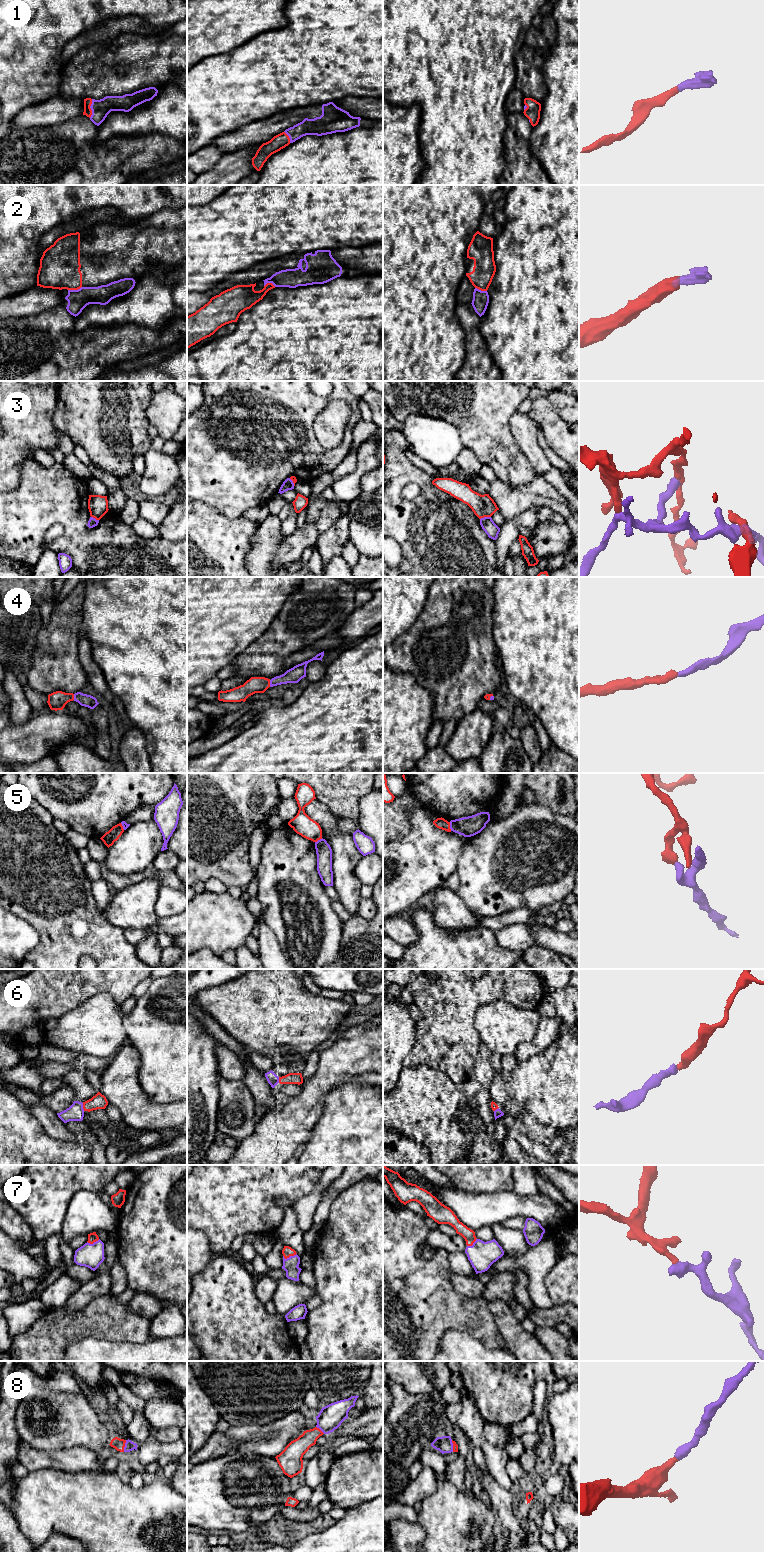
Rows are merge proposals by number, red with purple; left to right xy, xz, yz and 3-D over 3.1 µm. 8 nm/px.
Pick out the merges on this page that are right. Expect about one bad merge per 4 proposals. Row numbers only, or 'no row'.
1, 4, 6, 7, 8

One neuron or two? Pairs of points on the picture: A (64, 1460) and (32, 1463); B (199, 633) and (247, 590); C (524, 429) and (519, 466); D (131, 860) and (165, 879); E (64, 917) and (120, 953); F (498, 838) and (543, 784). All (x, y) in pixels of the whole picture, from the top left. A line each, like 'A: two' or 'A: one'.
A: one
B: one
C: two
D: two
E: one
F: two

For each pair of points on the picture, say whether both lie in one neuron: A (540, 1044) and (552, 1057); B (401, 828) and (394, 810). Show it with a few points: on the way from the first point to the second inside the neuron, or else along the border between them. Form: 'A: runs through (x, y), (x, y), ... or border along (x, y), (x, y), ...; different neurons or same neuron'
A: border along (559, 1032), (543, 1049), (524, 1058); different neurons
B: runs through (397, 824), (394, 821), (394, 814); same neuron

